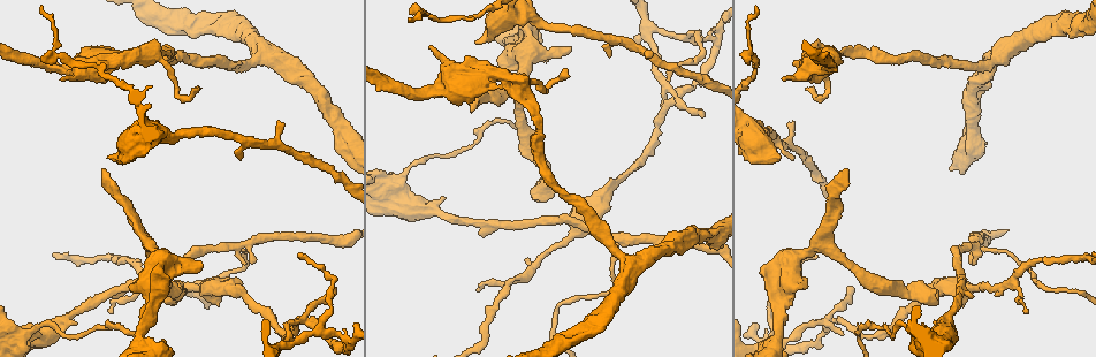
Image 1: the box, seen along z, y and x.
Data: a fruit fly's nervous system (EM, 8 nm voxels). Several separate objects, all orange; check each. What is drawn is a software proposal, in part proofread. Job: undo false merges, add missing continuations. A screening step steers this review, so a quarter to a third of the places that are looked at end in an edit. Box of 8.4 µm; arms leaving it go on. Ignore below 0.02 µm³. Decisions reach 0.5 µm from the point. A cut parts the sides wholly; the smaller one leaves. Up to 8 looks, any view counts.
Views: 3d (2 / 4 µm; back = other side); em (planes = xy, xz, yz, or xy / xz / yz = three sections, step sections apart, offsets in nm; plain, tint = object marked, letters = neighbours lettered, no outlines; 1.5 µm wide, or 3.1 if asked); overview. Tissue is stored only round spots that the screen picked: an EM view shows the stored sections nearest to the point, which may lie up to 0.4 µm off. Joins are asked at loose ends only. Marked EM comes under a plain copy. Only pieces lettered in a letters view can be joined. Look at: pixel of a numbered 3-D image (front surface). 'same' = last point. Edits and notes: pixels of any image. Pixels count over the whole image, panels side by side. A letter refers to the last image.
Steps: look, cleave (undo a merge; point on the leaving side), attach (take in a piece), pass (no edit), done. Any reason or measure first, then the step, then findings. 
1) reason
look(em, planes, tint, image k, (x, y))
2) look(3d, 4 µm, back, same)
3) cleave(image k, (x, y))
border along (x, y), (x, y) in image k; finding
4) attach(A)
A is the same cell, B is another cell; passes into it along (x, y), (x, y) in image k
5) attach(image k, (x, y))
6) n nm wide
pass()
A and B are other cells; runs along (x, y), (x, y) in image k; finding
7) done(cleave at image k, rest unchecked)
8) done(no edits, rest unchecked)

branch stops here
look(em, xz, step 4, tint, image 1, (103, 168))

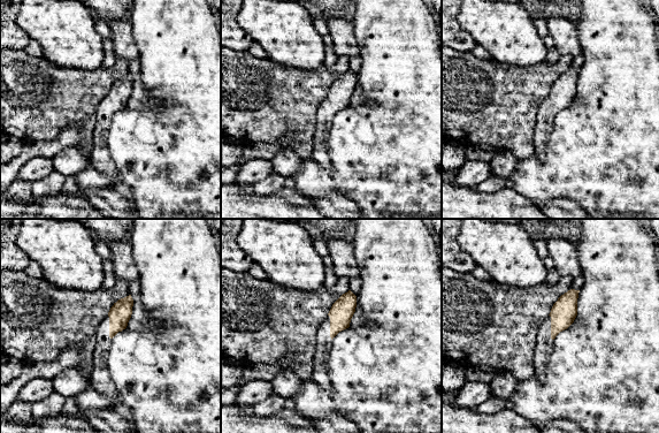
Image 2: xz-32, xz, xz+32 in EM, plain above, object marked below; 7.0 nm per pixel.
cut it another way
look(em, planes, letters, same)

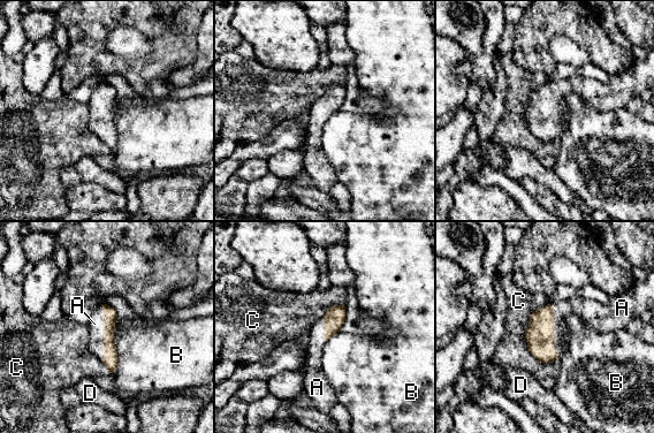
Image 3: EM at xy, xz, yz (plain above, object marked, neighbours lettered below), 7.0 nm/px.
attach(A)
A is the same cell, B, C and D are other cells; it goes on there

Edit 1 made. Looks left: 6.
look(overview)

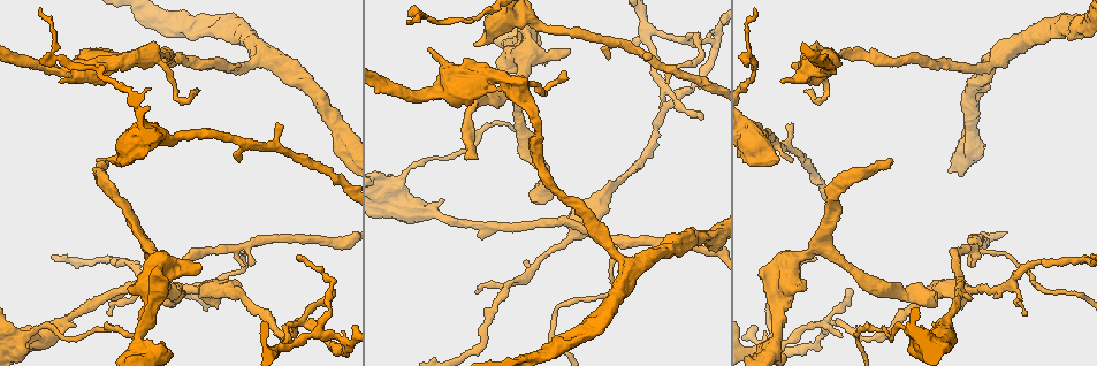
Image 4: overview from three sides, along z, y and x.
small branch off a trunk
look(em, planes, letters, image 4, (819, 246))

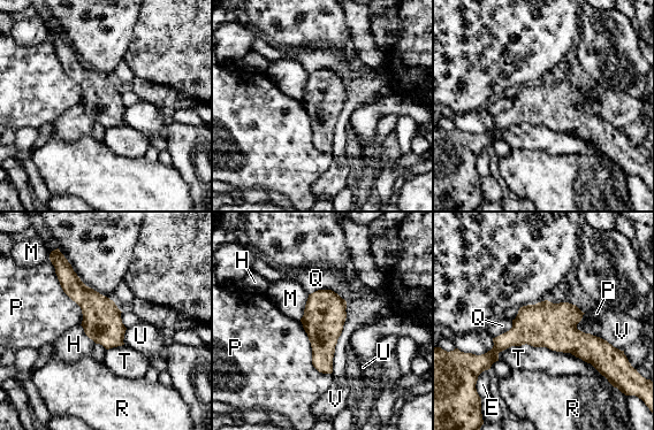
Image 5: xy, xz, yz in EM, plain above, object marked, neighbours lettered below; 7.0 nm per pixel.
T touches over 750 nm
pass()
E, H, M, P, Q, R, T, U and V are other cells; border along (80, 324), (84, 332), (96, 343) in image 5; all the same neuron

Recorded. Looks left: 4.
done(attach at image 3, rest unchecked)

